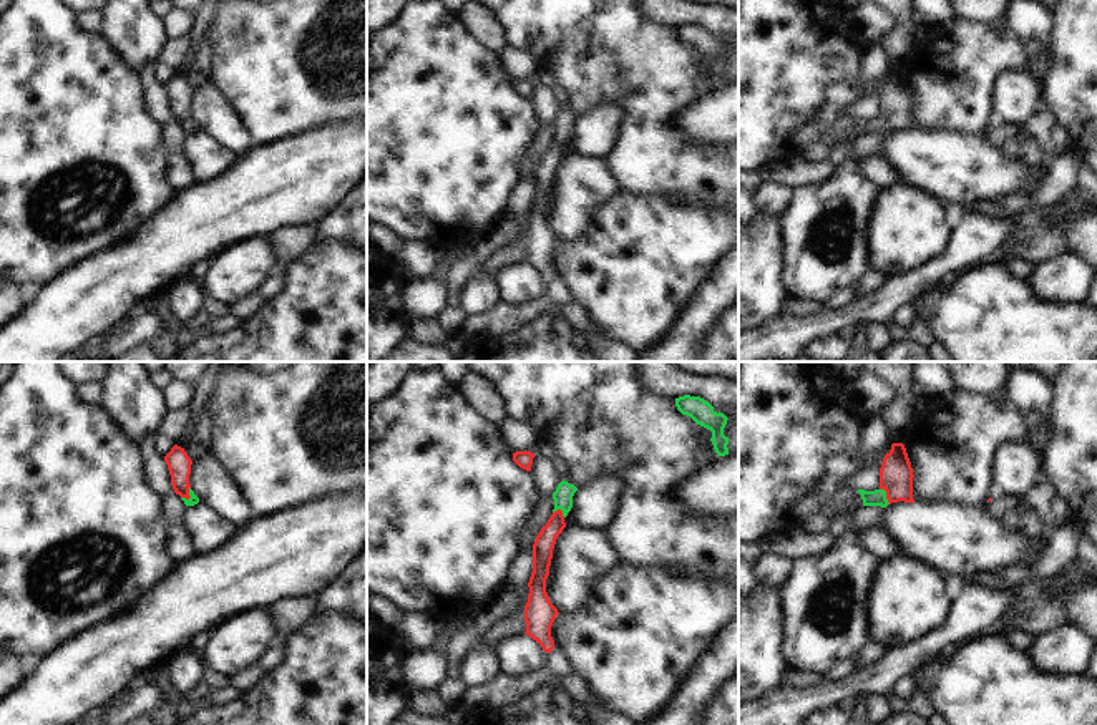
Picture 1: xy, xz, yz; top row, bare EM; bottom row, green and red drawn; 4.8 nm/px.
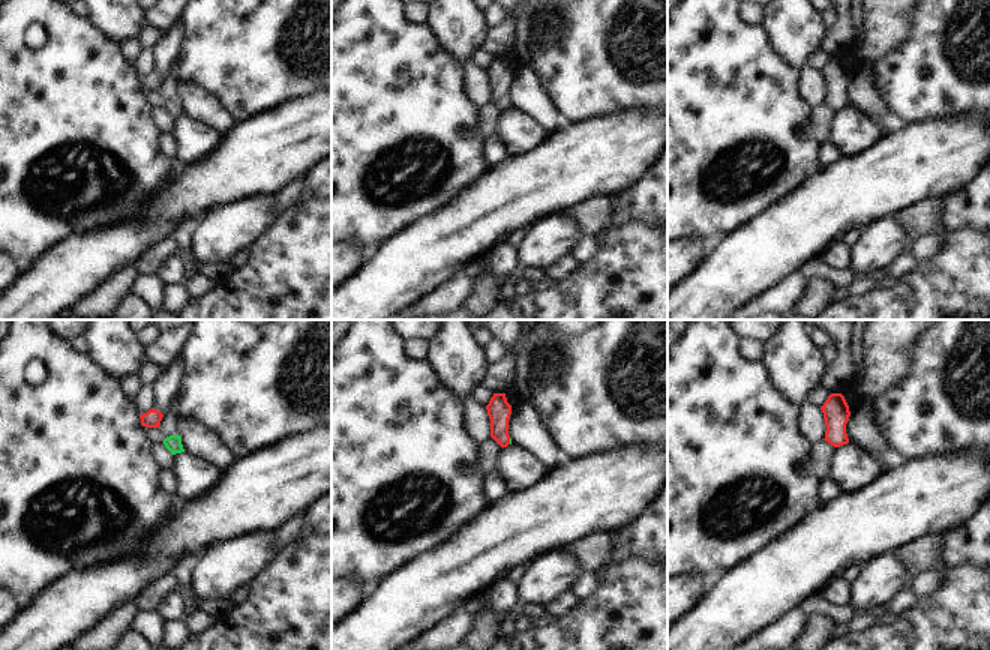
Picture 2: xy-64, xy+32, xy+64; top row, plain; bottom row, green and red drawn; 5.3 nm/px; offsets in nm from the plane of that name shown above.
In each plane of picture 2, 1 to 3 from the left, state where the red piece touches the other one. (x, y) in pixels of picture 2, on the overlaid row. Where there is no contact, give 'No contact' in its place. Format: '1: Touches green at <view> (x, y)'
1: No contact
2: Touches green at xy+32 (510, 442)
3: No contact

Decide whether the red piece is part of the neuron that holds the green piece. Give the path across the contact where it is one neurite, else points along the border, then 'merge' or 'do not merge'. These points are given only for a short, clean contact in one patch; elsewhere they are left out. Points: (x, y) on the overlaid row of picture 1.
way yz (878, 496), (885, 495), (895, 485), (897, 475); merge

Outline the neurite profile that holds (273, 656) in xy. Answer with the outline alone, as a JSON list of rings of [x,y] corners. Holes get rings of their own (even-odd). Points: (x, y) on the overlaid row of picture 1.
[[[274,644],[271,647],[267,647],[262,655],[259,657],[259,660],[256,662],[264,674],[274,670],[284,659],[284,647],[282,644]]]

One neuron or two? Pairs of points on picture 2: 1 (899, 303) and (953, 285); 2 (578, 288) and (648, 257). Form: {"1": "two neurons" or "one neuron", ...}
{"1": "one neuron", "2": "one neuron"}

